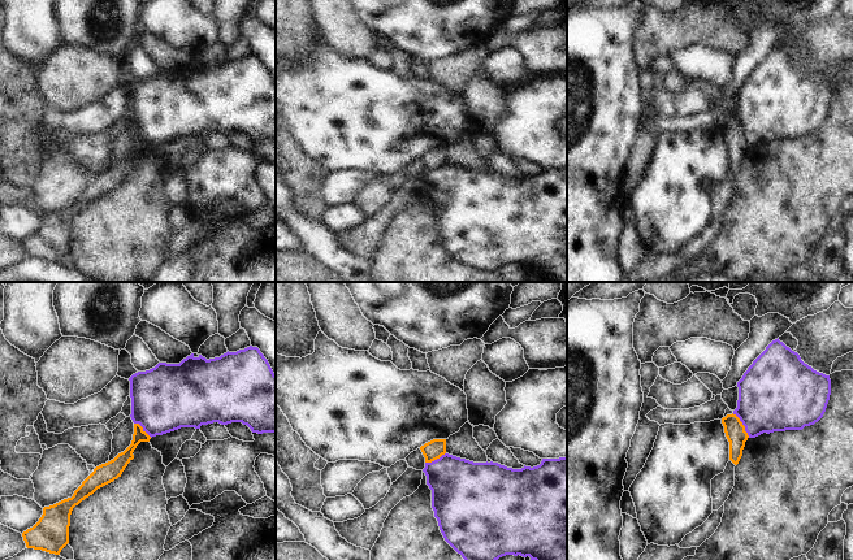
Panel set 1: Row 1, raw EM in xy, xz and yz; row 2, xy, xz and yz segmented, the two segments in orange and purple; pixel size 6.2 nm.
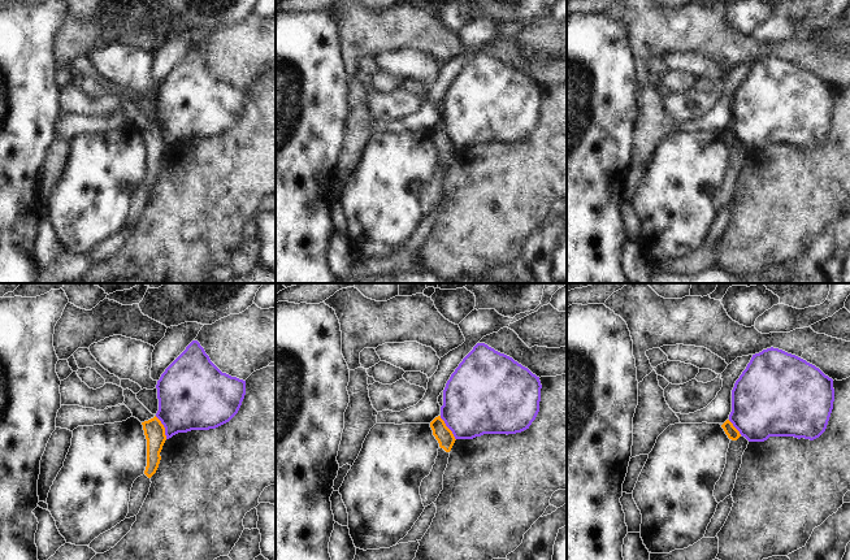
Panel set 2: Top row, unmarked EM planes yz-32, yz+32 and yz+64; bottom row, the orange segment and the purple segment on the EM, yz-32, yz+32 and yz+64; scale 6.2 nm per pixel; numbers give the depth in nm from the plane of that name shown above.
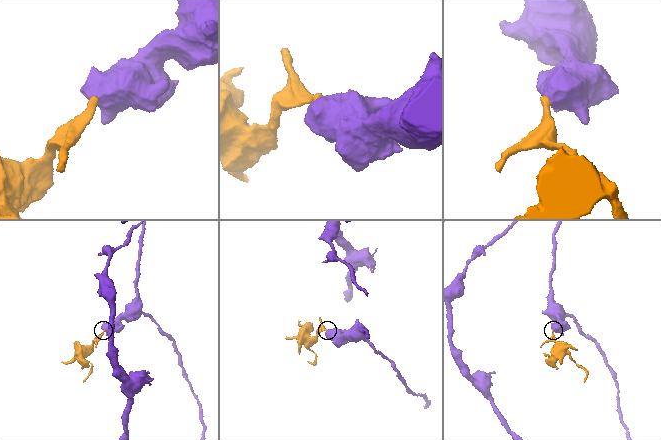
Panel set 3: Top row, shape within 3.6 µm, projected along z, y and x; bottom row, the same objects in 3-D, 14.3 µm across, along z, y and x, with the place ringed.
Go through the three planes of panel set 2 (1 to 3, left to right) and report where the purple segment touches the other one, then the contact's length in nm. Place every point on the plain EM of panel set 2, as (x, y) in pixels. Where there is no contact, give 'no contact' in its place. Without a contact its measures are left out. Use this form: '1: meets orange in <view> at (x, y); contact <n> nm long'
1: meets orange in yz-32 at (164, 137); contact 160 nm long
2: meets orange in yz+32 at (447, 137); contact 180 nm long
3: meets orange in yz+64 at (734, 137); contact 130 nm long

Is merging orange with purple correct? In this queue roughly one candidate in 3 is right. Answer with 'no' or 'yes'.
no

